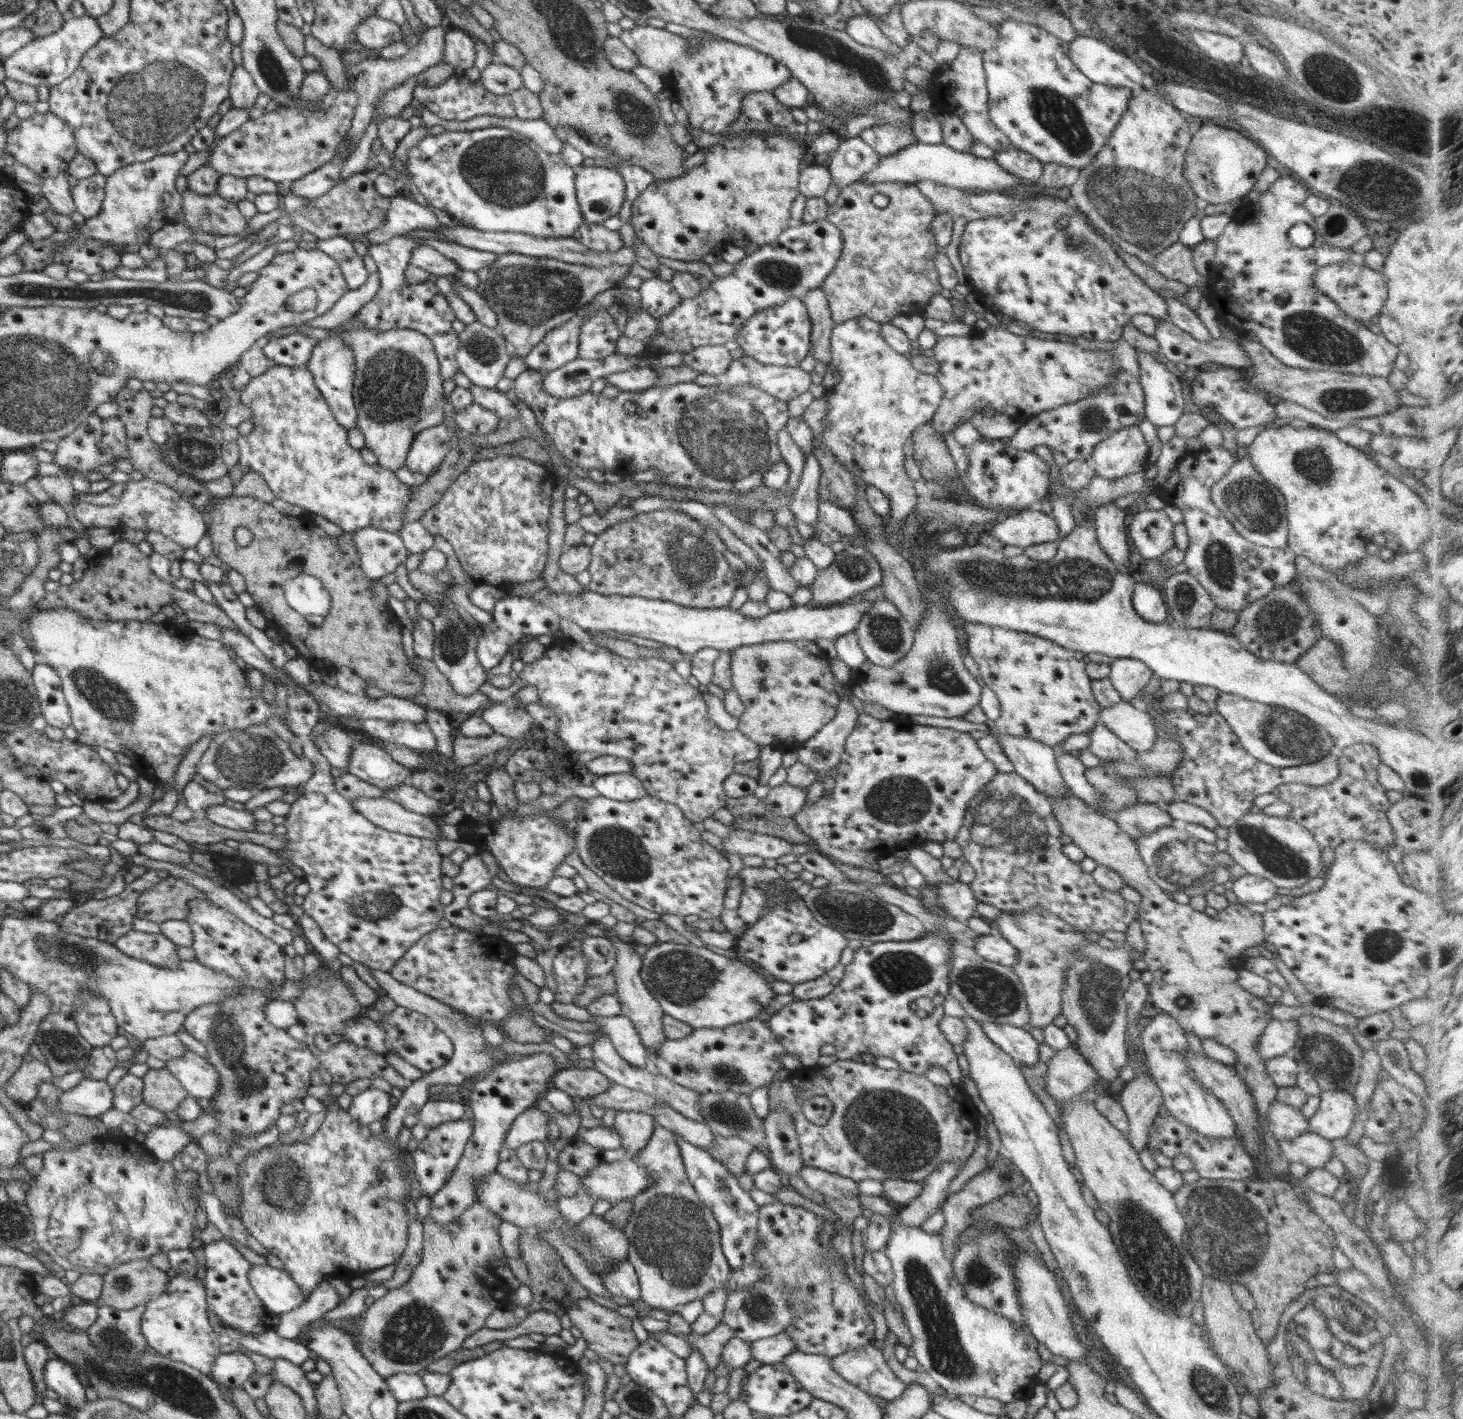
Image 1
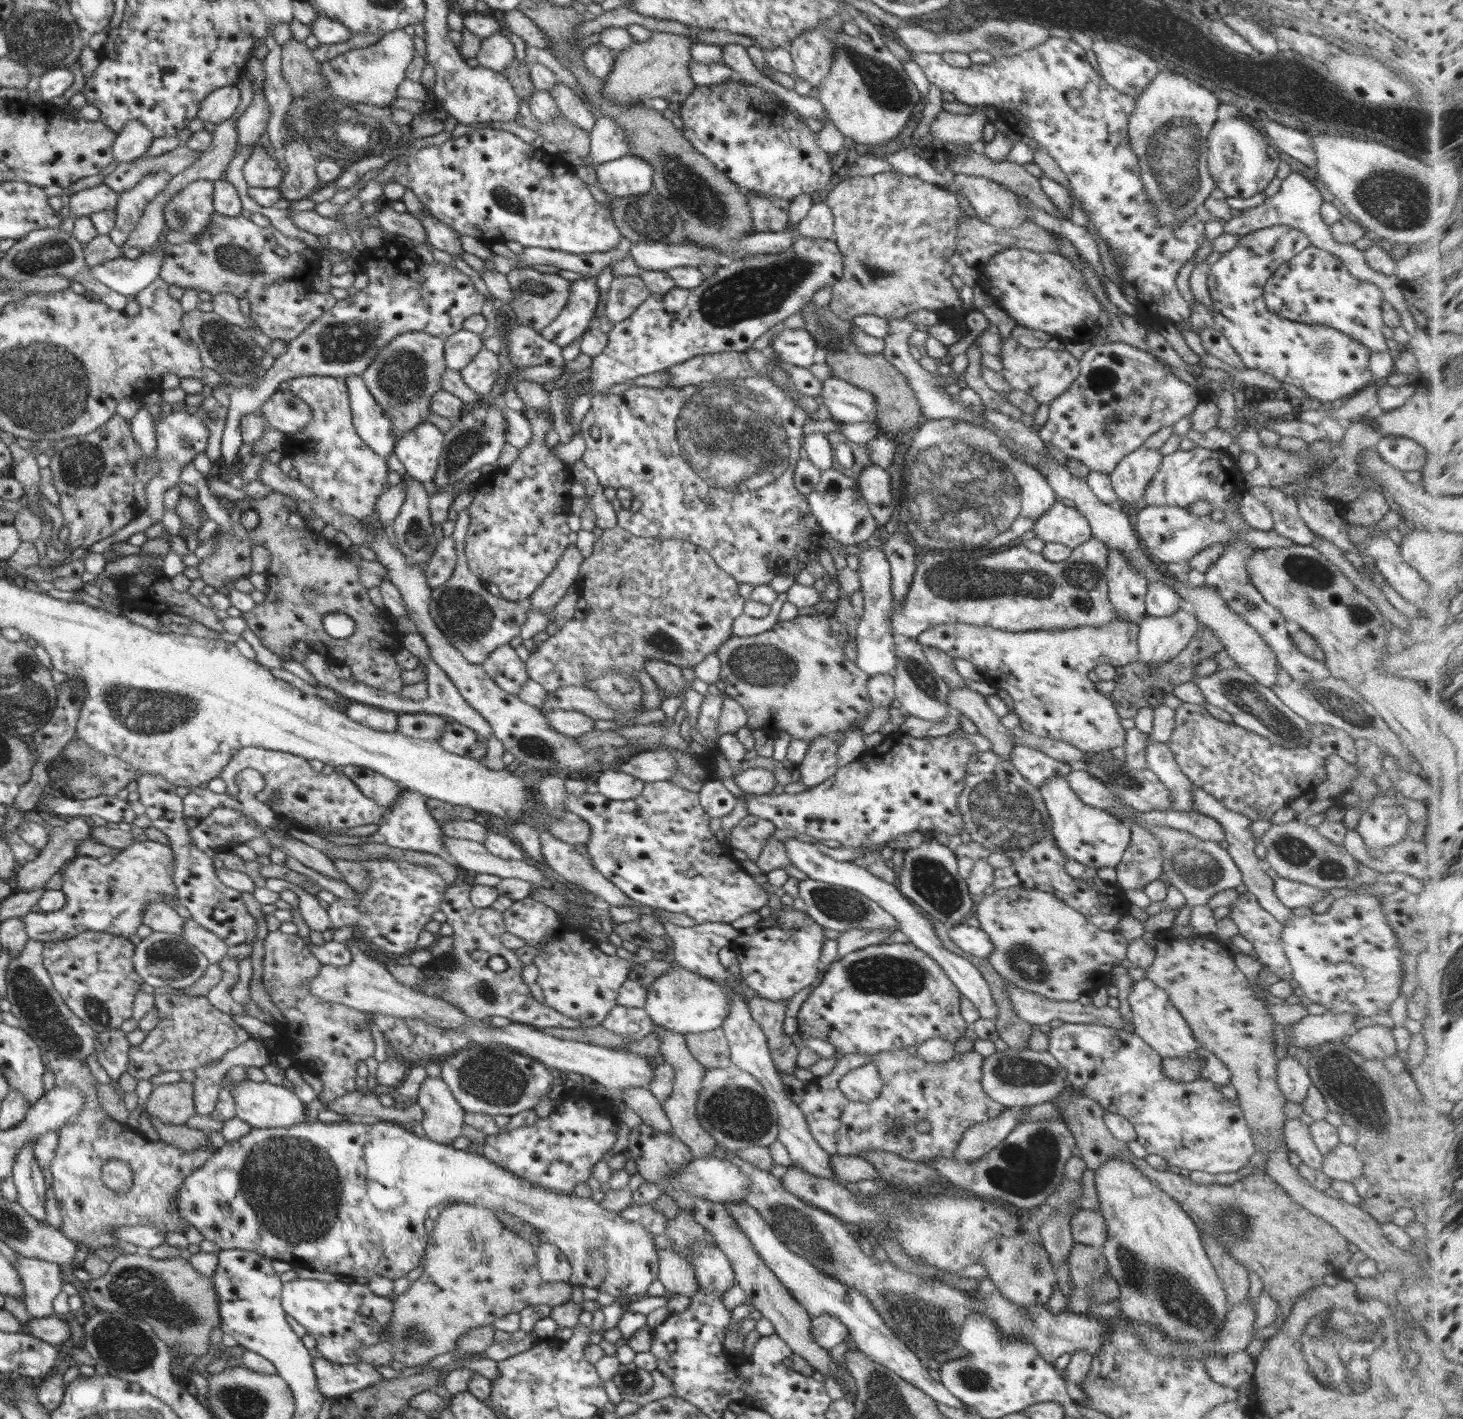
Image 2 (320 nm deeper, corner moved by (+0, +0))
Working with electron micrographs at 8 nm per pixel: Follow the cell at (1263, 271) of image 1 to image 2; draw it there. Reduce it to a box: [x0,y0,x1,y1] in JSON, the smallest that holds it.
[1207,224,1376,406]

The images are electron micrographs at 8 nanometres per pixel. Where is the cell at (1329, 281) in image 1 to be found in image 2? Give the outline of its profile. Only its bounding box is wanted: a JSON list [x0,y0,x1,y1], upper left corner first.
[1262,245,1387,352]

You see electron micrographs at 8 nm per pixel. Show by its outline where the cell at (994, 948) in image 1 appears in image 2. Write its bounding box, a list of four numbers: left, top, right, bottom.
[947,924,996,959]

